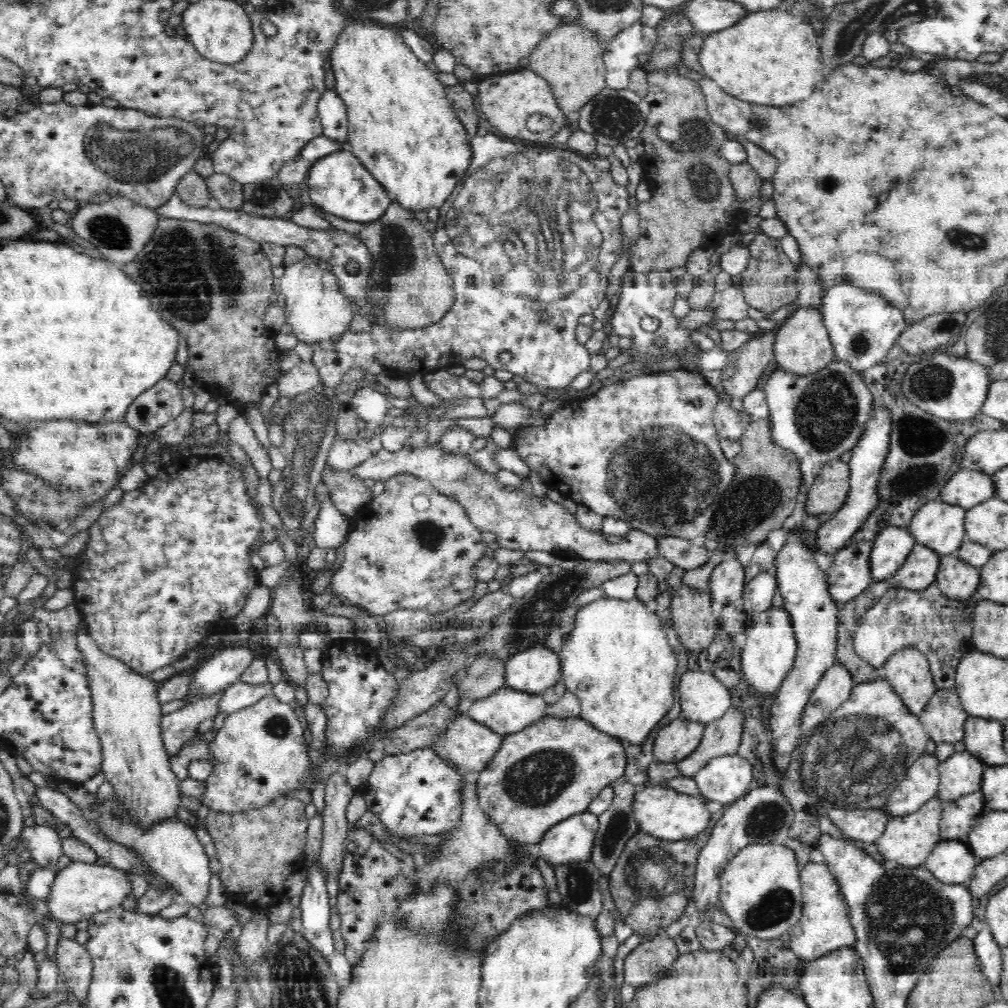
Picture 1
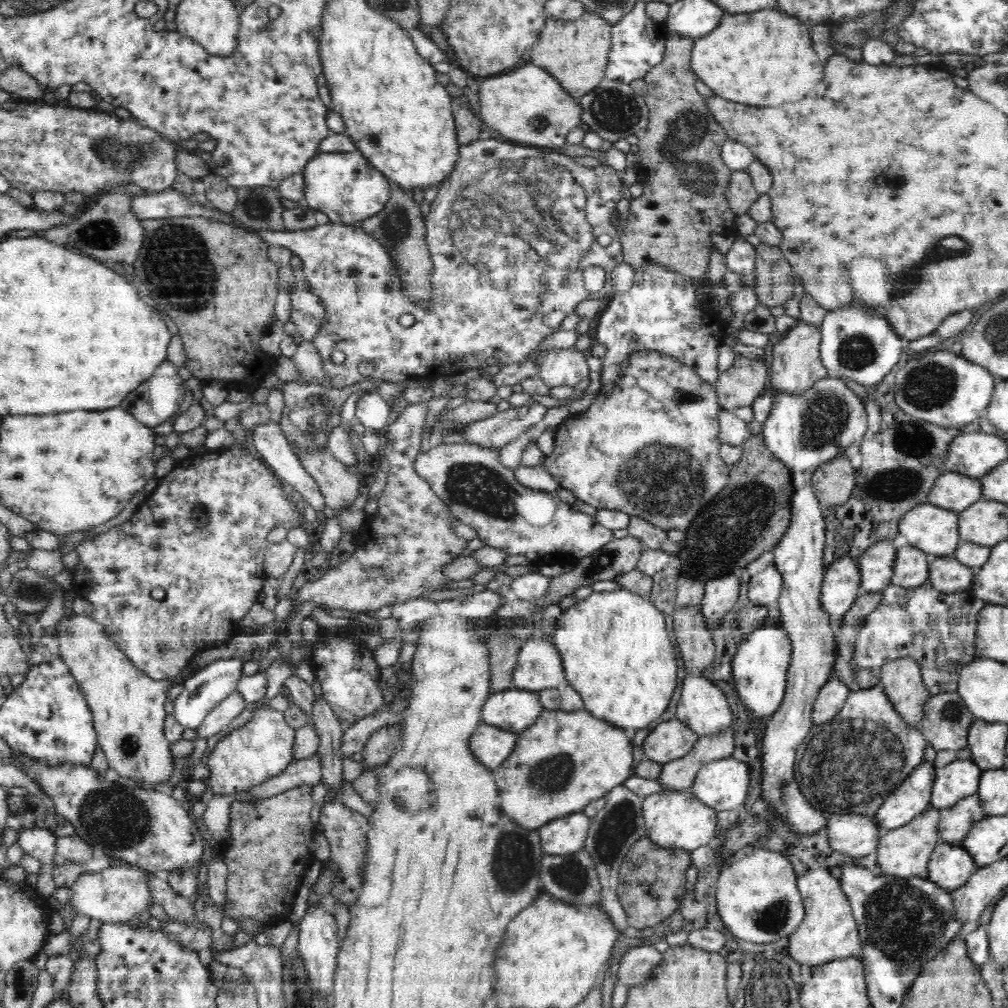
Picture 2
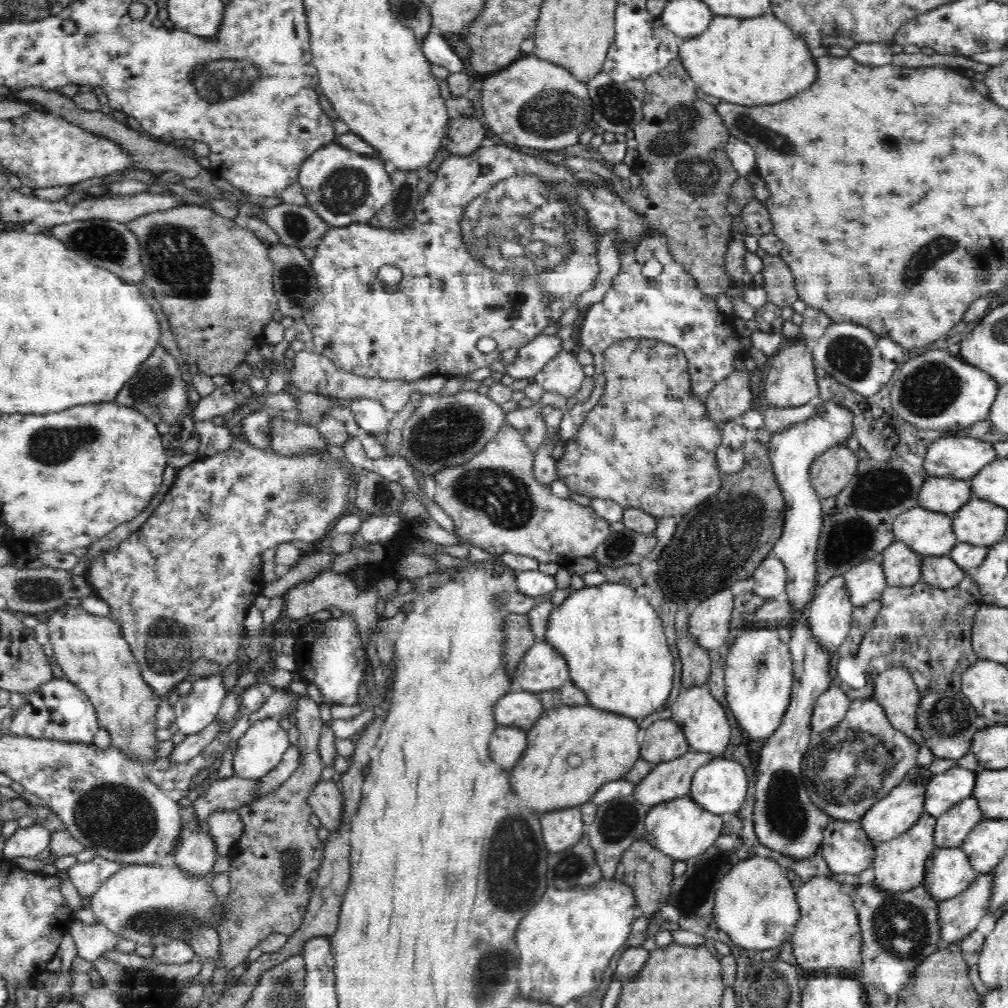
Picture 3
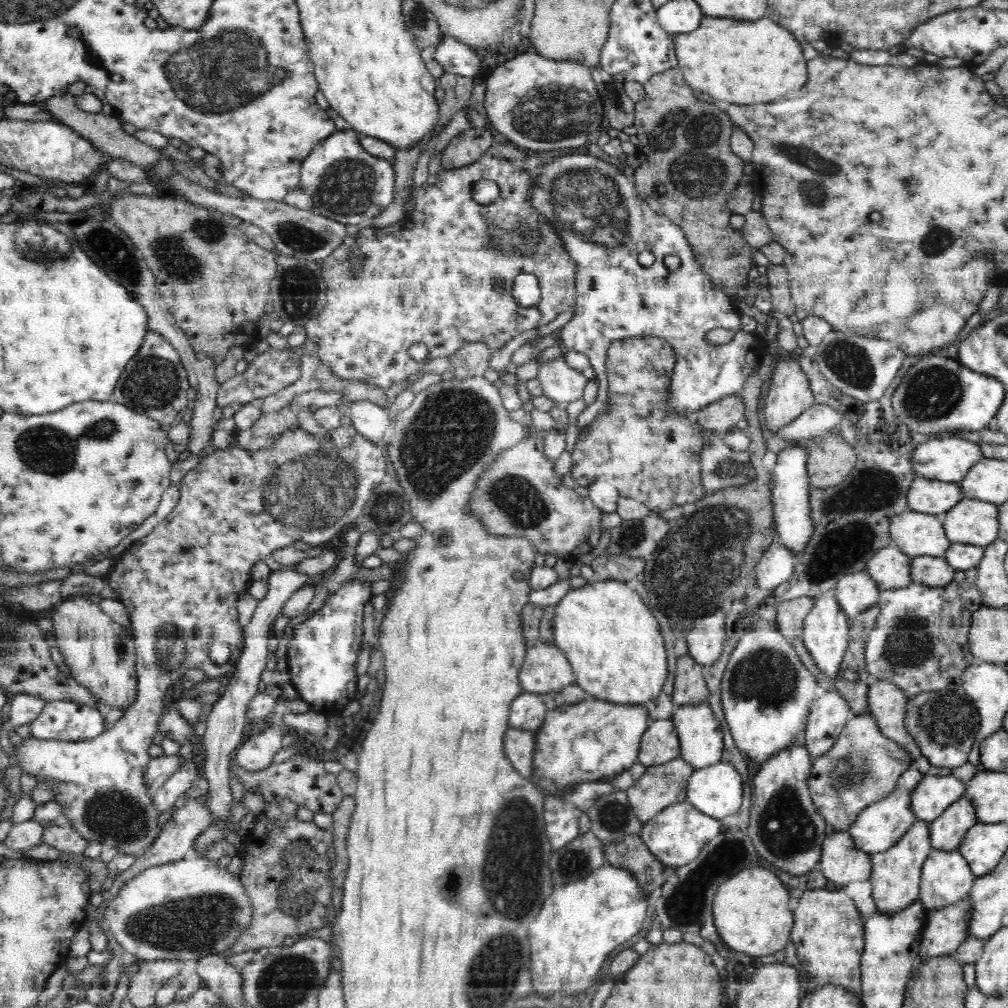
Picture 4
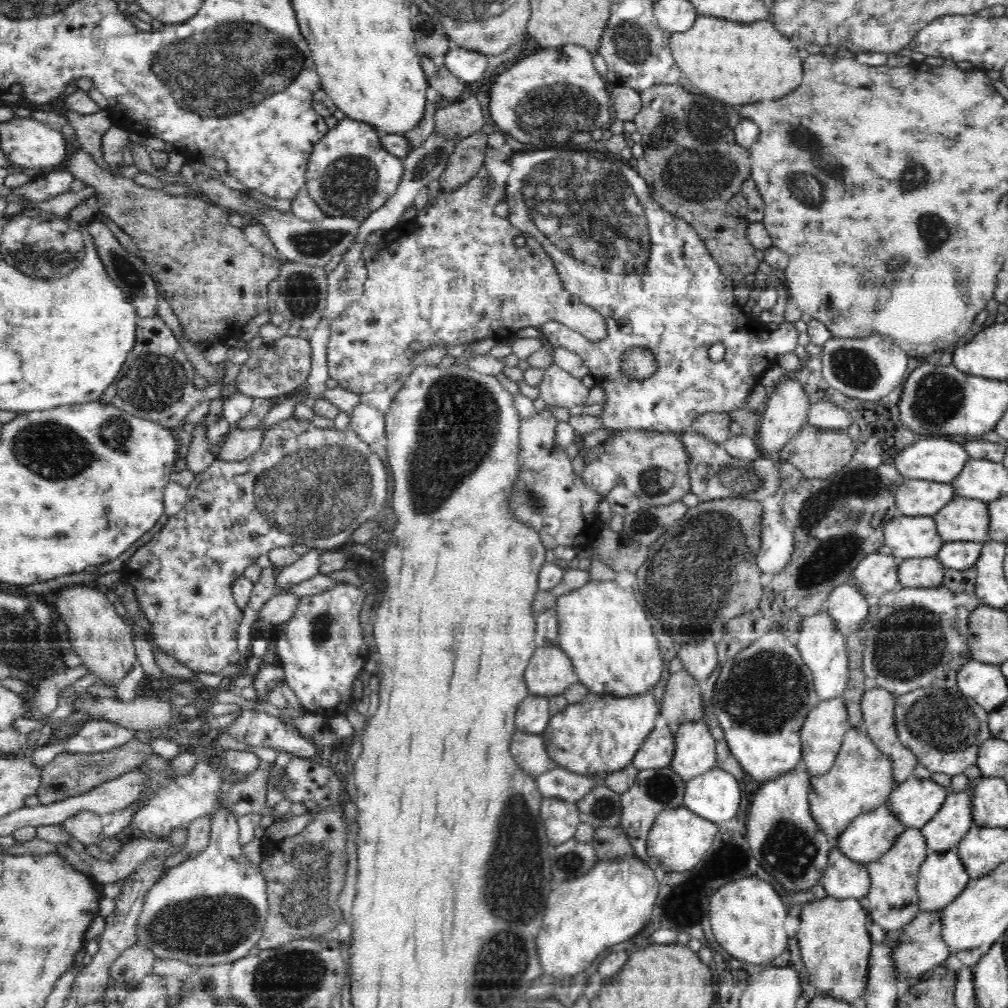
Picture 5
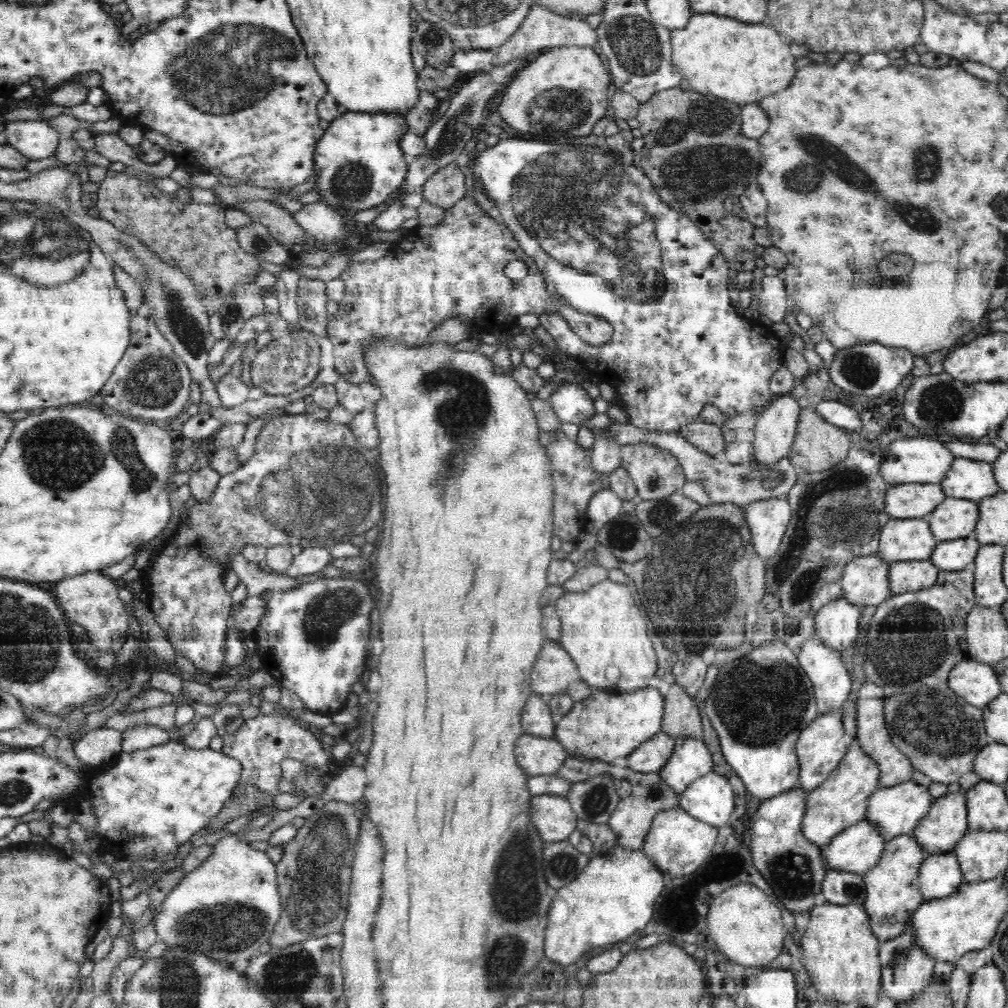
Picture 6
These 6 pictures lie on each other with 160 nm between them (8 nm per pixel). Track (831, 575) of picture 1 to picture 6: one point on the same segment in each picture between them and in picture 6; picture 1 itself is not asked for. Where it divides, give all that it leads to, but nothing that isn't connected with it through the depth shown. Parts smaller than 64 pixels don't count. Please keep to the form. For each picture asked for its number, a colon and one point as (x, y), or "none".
2: (839, 590)
3: (829, 617)
4: (825, 629)
5: (822, 648)
6: (831, 681)

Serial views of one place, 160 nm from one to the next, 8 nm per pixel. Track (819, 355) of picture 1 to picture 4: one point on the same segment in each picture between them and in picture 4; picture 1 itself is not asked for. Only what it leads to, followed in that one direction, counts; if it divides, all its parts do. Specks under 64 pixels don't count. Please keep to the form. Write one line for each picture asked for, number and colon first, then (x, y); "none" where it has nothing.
2: (794, 365)
3: (791, 382)
4: (790, 395)

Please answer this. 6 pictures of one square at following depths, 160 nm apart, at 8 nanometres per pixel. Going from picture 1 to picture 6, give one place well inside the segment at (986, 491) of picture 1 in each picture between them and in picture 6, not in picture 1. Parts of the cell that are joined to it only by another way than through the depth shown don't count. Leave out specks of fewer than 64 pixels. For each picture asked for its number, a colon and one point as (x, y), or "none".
2: (954, 491)
3: (946, 494)
4: (925, 495)
5: (915, 497)
6: (911, 500)

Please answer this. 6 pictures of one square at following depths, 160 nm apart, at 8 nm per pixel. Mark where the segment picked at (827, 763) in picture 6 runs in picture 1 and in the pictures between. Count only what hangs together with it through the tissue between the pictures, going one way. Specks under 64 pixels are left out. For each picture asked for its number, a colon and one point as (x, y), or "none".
1: (835, 687)
2: (833, 696)
3: (830, 709)
4: (828, 716)
5: (822, 734)

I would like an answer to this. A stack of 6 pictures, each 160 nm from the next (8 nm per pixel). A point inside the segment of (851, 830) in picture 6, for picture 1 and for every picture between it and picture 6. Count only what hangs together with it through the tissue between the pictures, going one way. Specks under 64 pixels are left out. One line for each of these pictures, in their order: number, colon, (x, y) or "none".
1: (921, 782)
2: (913, 796)
3: (893, 815)
4: (879, 826)
5: (870, 835)

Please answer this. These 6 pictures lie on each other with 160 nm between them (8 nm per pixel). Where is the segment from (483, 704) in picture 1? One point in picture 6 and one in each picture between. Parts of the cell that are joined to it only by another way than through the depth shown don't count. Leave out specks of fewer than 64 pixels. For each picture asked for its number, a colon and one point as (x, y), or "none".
2: (513, 710)
3: (520, 709)
4: (527, 712)
5: (533, 716)
6: (536, 719)

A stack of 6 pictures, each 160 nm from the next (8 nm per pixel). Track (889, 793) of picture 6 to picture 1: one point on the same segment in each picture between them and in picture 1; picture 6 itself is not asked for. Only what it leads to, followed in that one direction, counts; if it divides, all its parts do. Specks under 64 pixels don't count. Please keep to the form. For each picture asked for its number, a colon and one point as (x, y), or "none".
1: (961, 774)
2: (959, 779)
3: (945, 790)
4: (933, 795)
5: (915, 801)

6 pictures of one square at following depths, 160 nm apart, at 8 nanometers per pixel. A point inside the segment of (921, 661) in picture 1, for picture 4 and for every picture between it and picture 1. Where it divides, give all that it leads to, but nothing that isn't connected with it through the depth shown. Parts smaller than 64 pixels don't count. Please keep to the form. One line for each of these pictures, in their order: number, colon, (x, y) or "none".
2: (902, 681)
3: (895, 690)
4: (887, 703)

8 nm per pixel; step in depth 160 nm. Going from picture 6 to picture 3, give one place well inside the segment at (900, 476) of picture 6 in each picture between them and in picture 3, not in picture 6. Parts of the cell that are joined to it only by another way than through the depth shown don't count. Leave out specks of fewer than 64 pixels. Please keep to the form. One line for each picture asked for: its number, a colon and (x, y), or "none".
3: (962, 457)
4: (949, 459)
5: (935, 459)

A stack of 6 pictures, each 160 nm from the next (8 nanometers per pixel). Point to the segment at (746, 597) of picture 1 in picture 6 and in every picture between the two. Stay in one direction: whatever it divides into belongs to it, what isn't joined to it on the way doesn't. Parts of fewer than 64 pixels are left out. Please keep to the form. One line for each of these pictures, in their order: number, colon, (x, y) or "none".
2: (764, 588)
3: (770, 578)
4: (776, 565)
5: (775, 549)
6: (767, 519)

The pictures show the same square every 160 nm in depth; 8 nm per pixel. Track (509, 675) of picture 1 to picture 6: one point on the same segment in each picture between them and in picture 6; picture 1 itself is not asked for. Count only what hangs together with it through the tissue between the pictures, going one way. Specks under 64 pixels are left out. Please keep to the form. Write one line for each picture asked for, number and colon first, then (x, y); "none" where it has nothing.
2: (539, 666)
3: (542, 669)
4: (546, 669)
5: (550, 671)
6: (554, 670)

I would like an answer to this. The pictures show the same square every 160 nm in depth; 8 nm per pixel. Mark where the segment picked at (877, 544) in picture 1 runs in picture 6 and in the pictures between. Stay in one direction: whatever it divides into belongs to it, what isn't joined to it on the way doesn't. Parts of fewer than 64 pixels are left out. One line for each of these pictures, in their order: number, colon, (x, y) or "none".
2: (876, 565)
3: (866, 582)
4: (855, 592)
5: (846, 604)
6: (837, 624)

